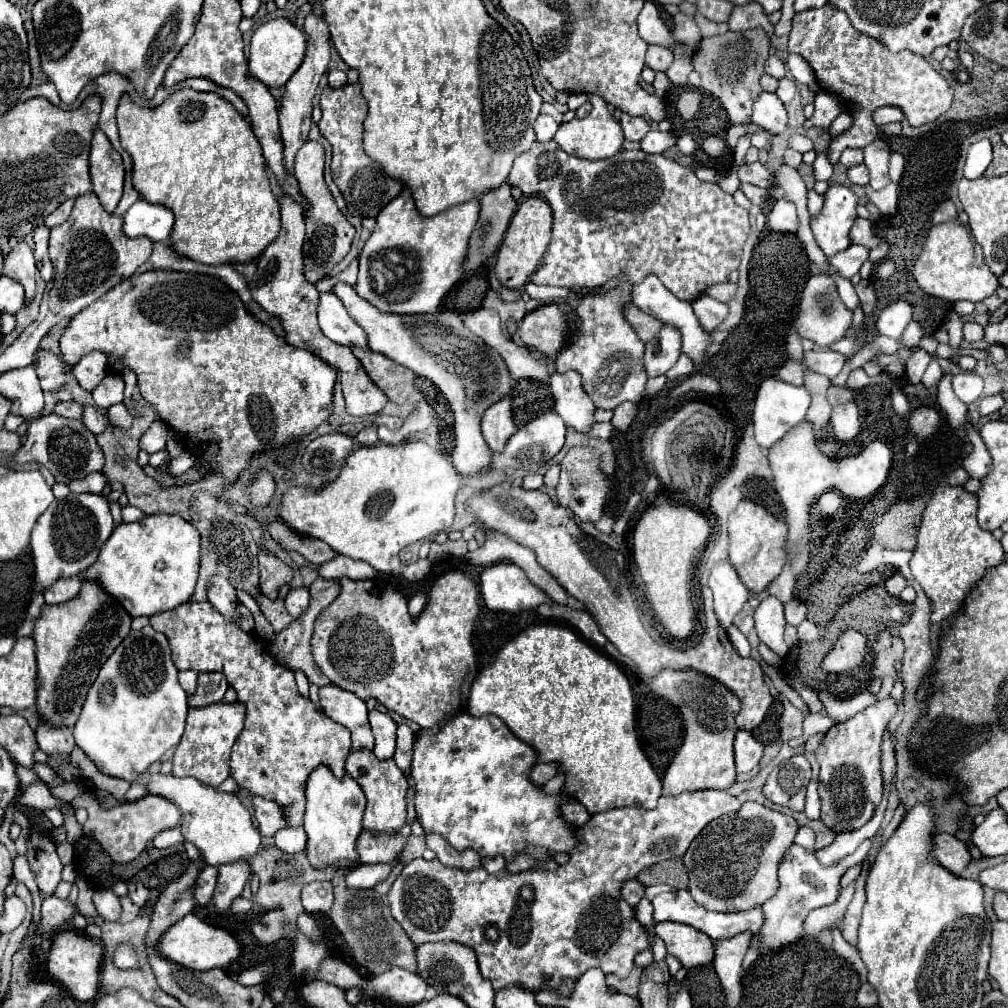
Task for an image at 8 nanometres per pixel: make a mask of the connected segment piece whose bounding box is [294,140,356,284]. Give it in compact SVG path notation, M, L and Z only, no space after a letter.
M306 142L298 154L296 154L296 168L294 174L298 178L298 186L302 196L308 202L306 208L306 240L302 246L304 256L304 278L310 284L316 284L318 280L330 276L334 268L344 260L344 256L350 252L350 244L354 238L354 226L346 220L346 216L338 210L334 196L330 194L326 182L324 182L324 148L320 142Z

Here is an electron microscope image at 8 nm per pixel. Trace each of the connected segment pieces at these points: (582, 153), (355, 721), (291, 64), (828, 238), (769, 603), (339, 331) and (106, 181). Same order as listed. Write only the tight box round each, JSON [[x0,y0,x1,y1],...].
[[554,94,624,160],[320,684,374,750],[248,18,306,88],[812,184,858,258],[754,595,788,658],[318,294,368,348],[90,130,124,212]]

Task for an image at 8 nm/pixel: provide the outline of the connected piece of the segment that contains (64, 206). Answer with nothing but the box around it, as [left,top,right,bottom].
[44,200,74,228]

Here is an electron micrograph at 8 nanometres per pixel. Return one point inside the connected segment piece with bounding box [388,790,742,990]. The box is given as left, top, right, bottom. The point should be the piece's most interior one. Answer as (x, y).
(562, 922)

